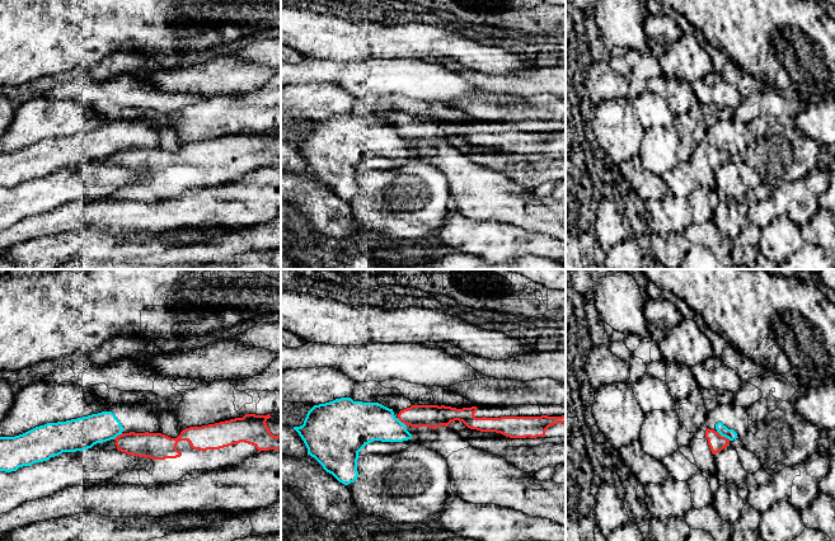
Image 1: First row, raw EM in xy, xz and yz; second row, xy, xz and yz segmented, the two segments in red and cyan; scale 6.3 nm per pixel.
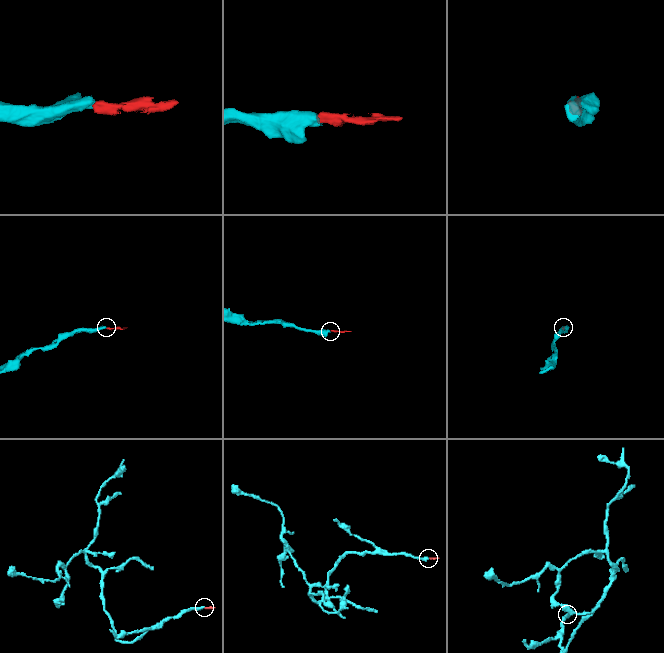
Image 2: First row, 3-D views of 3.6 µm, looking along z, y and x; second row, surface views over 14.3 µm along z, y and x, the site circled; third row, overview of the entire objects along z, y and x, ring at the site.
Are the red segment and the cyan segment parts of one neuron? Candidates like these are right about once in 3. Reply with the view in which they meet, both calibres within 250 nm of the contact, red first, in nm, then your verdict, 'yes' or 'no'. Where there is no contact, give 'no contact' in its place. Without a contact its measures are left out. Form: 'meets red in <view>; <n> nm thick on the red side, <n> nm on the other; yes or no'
meets red in yz; 100 nm thick on the red side, 70 nm on the other; no

